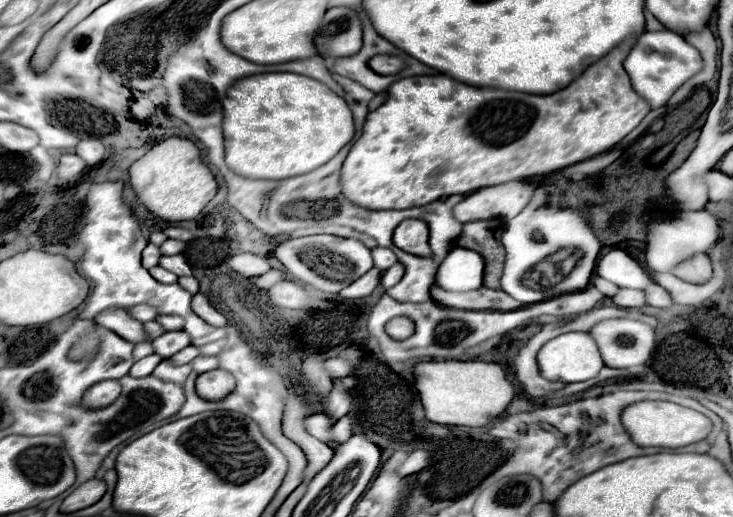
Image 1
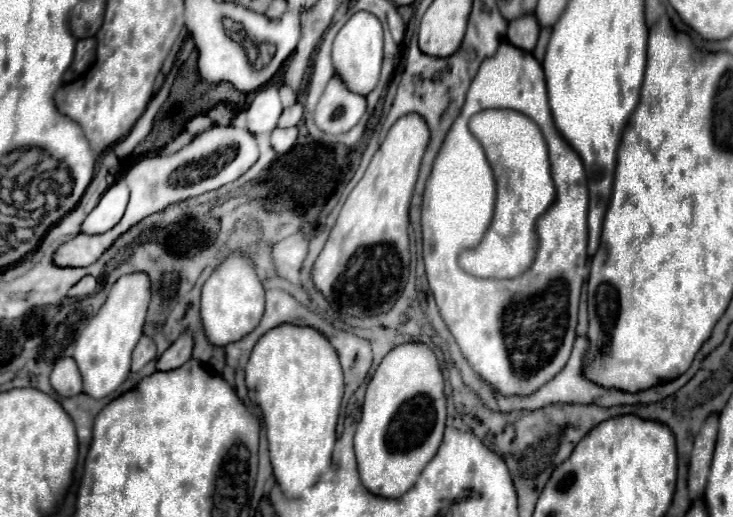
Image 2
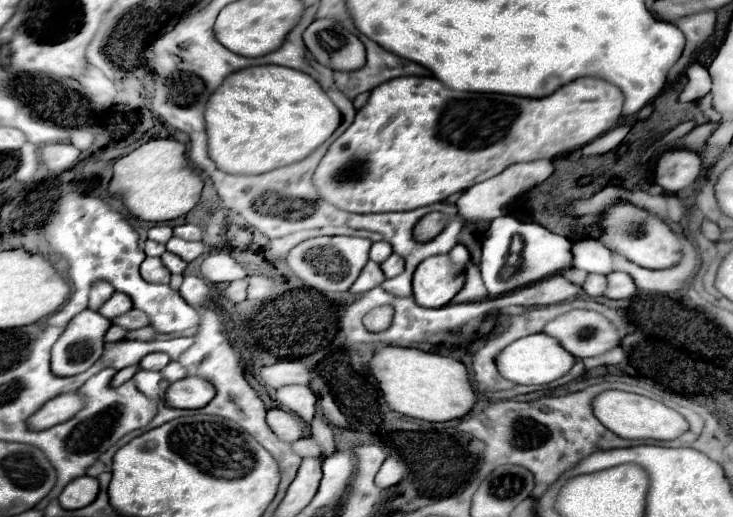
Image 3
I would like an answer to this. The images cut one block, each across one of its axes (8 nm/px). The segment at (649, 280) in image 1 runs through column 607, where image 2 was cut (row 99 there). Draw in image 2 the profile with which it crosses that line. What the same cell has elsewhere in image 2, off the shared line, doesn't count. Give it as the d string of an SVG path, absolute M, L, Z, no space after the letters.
M266 86L254 96L254 102L246 112L248 130L252 132L252 136L272 132L278 124L280 114L282 114L282 104L278 96L278 88Z

